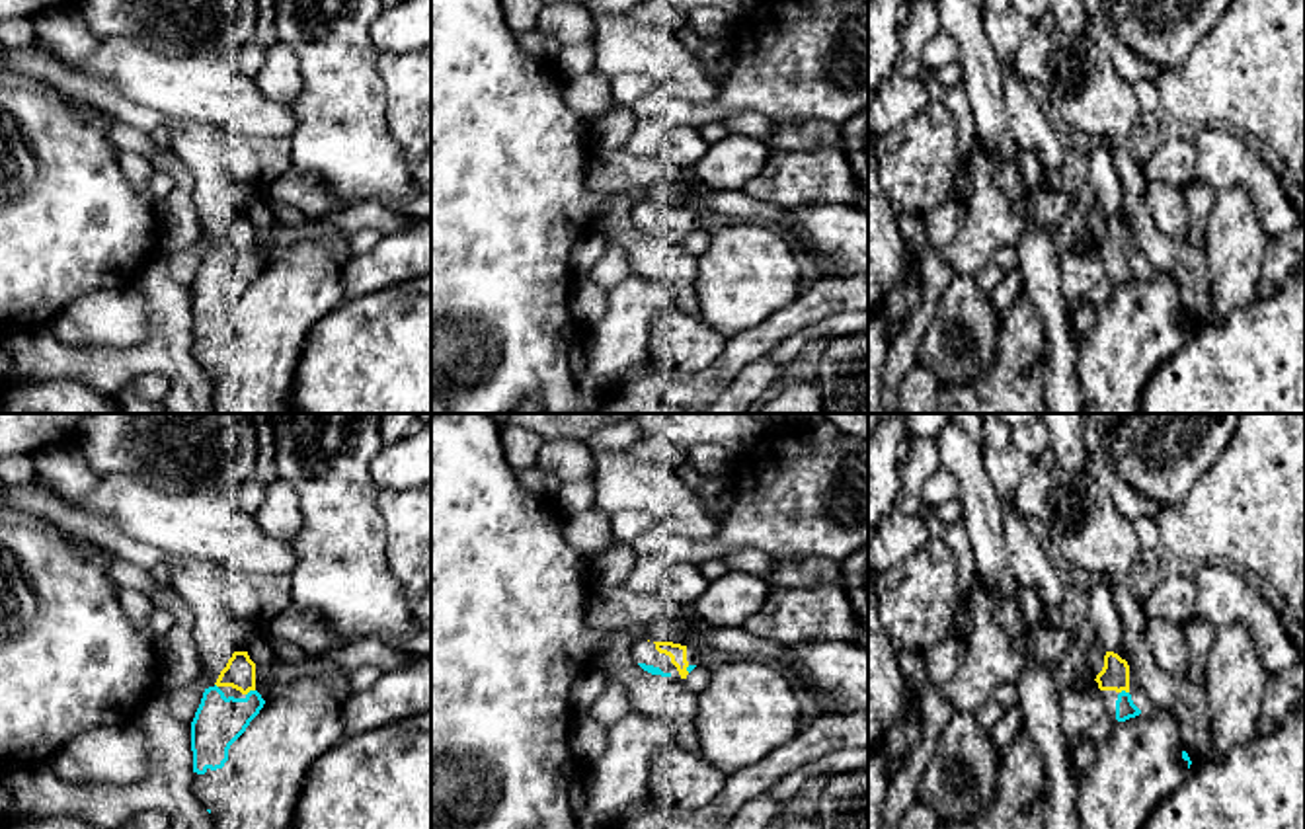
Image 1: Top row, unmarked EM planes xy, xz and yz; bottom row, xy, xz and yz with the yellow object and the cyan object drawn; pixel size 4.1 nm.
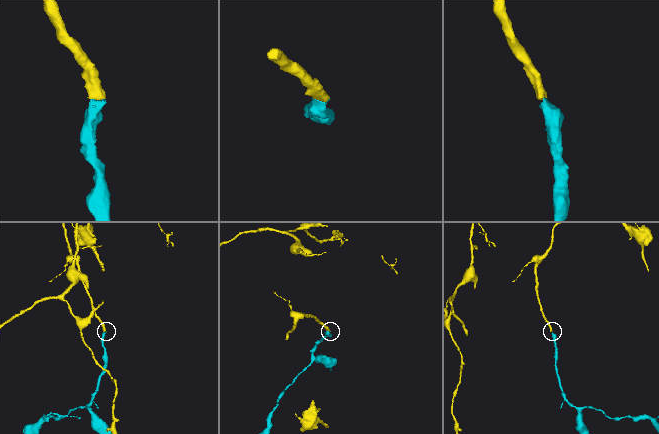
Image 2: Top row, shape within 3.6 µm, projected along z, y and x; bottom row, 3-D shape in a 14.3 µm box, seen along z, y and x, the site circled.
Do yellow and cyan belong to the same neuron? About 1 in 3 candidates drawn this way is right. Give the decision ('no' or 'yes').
yes

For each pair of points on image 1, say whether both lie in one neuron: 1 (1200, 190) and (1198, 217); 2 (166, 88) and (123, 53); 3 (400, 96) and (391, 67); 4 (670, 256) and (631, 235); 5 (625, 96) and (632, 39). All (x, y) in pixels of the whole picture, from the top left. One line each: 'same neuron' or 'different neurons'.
1: same neuron
2: same neuron
3: same neuron
4: same neuron
5: different neurons

